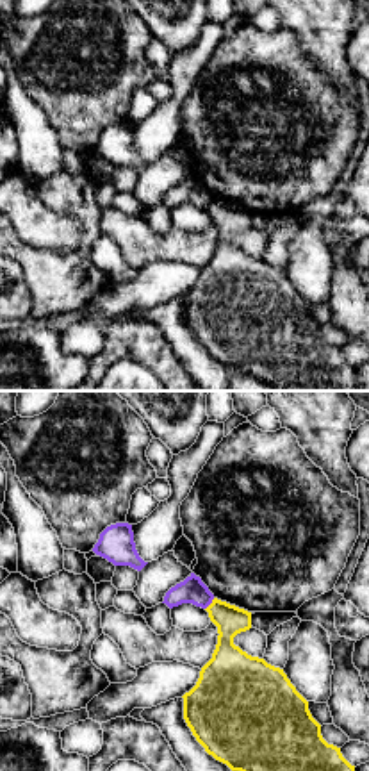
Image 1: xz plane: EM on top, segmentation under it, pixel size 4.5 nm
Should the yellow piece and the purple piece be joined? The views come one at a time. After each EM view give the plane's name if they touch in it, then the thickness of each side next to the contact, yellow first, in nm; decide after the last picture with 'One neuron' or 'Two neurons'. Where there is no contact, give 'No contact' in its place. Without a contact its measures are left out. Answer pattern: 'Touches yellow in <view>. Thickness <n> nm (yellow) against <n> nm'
Touches yellow in xz. Thickness 140 nm (yellow) against 110 nm

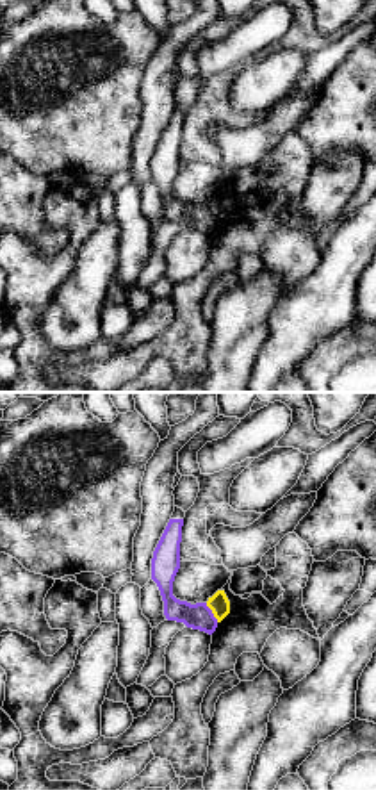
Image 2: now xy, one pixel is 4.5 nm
Touches yellow in xy. Thickness 90 nm (yellow) against 120 nm

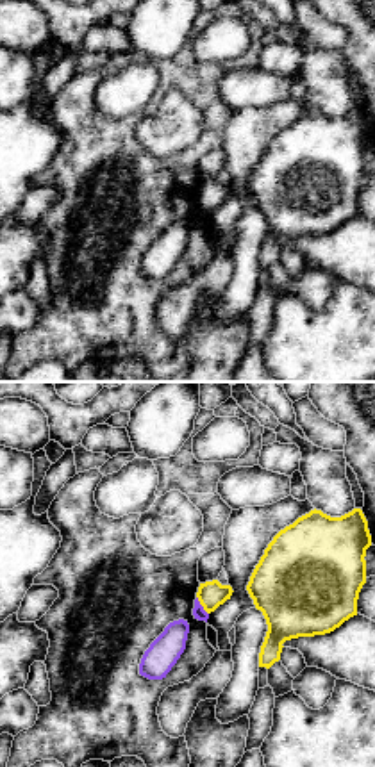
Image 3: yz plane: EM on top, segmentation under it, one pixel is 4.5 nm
Touches yellow in yz. Thickness 120 nm (yellow) against 60 nm

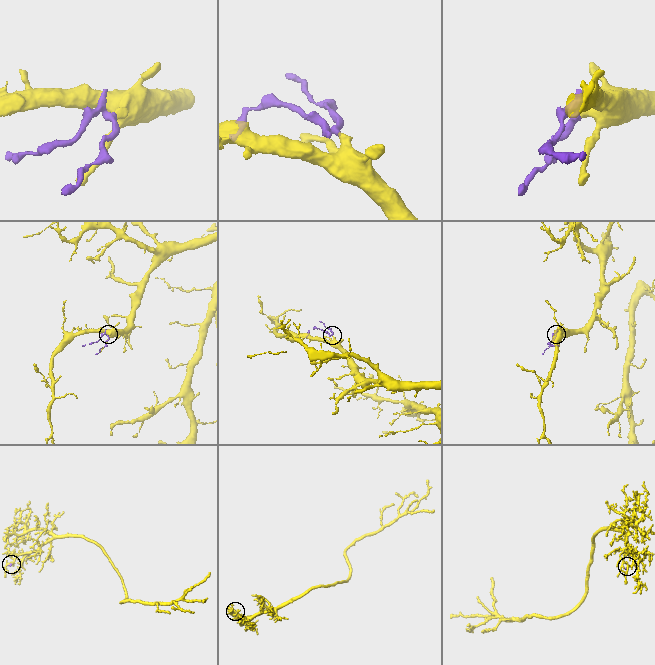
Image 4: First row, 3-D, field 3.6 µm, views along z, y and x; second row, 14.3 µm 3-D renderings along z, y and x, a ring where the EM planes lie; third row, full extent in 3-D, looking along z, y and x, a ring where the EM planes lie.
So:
Two neurons

